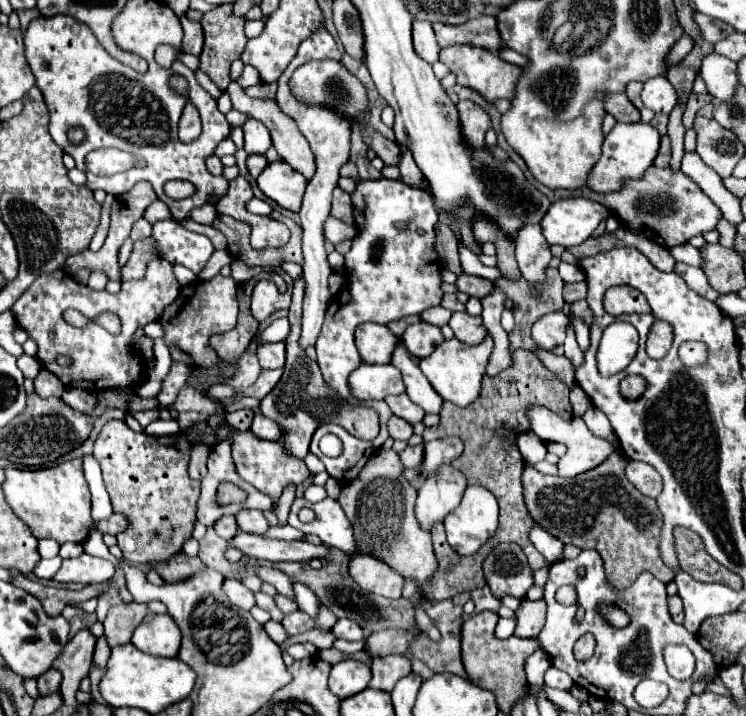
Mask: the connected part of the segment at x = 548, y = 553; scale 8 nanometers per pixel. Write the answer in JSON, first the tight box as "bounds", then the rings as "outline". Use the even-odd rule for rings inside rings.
{"bounds":[529,523,563,563],"outline":[[[537,523],[531,527],[529,531],[529,539],[531,543],[535,545],[535,549],[549,561],[549,563],[555,563],[561,559],[563,555],[563,543],[557,541],[557,537],[553,537],[551,533],[545,533],[545,529],[541,529]]]}

